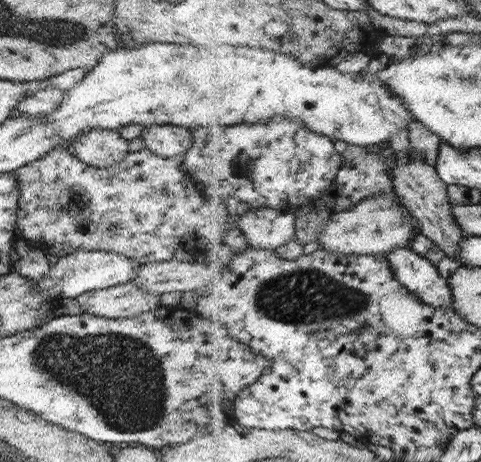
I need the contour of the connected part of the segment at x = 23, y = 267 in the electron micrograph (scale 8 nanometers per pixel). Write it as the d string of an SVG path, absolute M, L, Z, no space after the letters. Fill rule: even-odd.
M16 232L13 242L16 255L14 270L18 274L22 274L22 276L37 281L38 279L42 279L50 271L51 264L45 250L30 249L26 245L27 243L19 232Z

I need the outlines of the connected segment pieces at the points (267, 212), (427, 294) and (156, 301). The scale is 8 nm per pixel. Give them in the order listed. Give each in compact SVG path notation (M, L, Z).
M262 207L241 215L239 222L252 247L277 250L297 238L298 218L293 210Z
M410 246L398 247L386 254L402 284L438 308L454 308L454 290L449 278L444 278L438 265L418 254Z
M131 281L85 292L77 296L77 301L82 311L111 319L135 316L162 307L159 296L138 288L138 284Z

